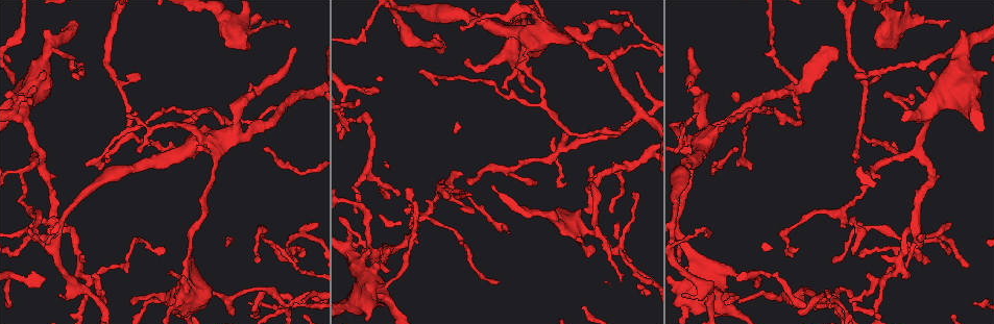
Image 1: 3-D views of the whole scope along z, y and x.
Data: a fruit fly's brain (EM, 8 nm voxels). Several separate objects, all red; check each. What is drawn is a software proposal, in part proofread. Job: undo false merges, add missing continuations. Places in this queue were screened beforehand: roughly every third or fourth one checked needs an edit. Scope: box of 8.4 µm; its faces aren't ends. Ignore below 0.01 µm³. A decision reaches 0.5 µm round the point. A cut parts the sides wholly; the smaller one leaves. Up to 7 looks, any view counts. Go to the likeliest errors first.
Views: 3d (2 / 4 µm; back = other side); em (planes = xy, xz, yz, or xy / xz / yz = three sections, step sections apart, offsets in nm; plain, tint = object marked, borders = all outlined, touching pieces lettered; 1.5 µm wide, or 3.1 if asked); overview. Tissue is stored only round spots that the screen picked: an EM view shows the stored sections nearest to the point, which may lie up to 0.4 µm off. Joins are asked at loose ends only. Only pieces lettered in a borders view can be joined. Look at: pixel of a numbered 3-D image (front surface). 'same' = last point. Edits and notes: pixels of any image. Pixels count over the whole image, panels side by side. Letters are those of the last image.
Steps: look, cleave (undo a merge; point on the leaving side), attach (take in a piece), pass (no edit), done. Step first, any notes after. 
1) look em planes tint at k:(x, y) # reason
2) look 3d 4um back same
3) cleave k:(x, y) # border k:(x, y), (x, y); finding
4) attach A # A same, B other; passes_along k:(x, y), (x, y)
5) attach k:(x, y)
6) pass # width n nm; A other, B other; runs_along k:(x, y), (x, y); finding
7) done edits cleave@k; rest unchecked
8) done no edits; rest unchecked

look 3d 4um at 1:(963, 31) # branch stops here

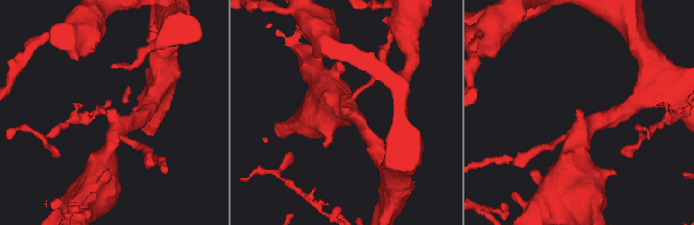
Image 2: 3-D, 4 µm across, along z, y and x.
look em planes borders at 2:(106, 112) # arm_widths 220, 320 nm; now the EM

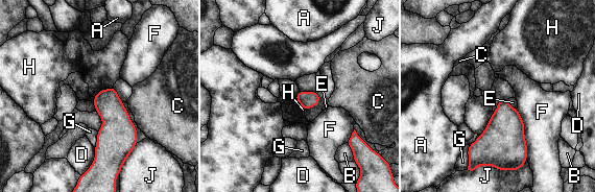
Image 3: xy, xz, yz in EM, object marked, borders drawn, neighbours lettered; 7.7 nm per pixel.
pass # A other, B other, C other, D other, E other, F other, G other, H other, J other; border 3:(113, 87), (101, 89), (94, 96); none of them fits

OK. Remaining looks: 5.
look em planes borders at 1:(295, 49)

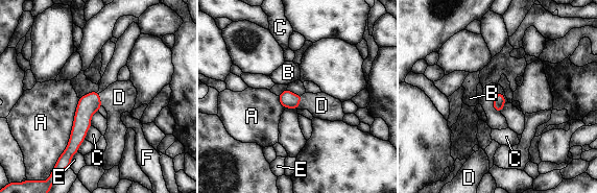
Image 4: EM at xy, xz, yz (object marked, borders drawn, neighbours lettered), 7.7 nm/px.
attach D # width 100 nm; A other, B other, C other, D same, E other, F other; passes_along 4:(287, 99), (300, 101), (321, 105); the neuron continues

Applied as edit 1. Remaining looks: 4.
look 3d 2um at 1:(854, 164) # thin end

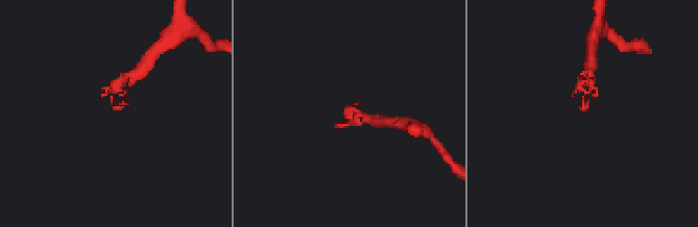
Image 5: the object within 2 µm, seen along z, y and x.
look em xz step 4 tint at 5:(347, 112) # need the tissue

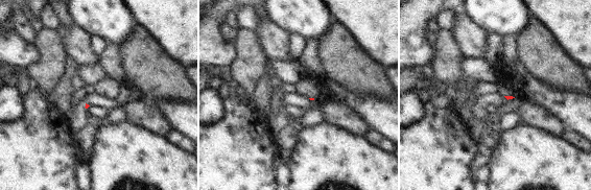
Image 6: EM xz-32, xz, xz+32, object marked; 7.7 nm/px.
look em planes borders same

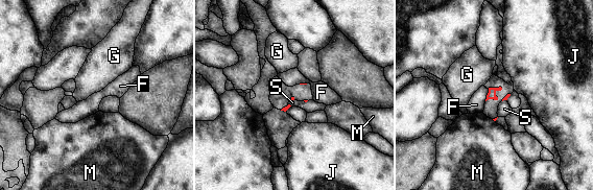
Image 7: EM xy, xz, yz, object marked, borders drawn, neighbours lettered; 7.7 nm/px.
pass # F other, G other, J other, M other, S other; border 7:(489, 89), (484, 100); no lettered piece goes on from it

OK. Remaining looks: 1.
done edits attach@4; rest unchecked

